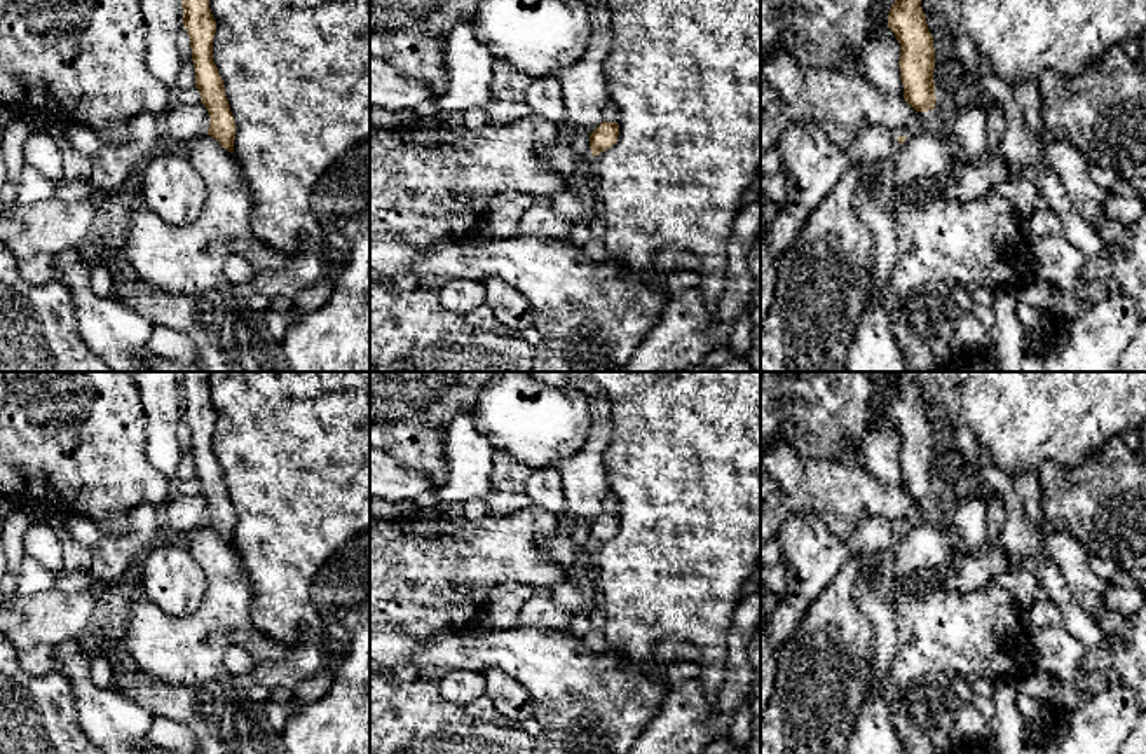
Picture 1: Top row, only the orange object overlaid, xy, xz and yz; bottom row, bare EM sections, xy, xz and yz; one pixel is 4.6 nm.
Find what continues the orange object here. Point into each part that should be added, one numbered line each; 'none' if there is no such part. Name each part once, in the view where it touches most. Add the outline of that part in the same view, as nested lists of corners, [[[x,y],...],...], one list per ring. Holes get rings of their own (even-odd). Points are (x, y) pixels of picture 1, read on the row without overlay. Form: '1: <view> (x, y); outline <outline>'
none

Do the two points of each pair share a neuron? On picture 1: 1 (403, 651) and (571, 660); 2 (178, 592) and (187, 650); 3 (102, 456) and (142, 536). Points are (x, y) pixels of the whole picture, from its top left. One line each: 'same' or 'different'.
1: same
2: different
3: different

